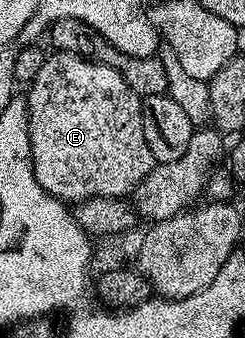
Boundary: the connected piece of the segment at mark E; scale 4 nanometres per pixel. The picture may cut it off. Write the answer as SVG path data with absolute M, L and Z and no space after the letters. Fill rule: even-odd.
M59 50L46 57L43 68L39 68L39 76L35 76L28 90L33 174L51 196L66 204L88 198L125 198L153 171L151 148L147 148L143 136L141 98L115 68Z

